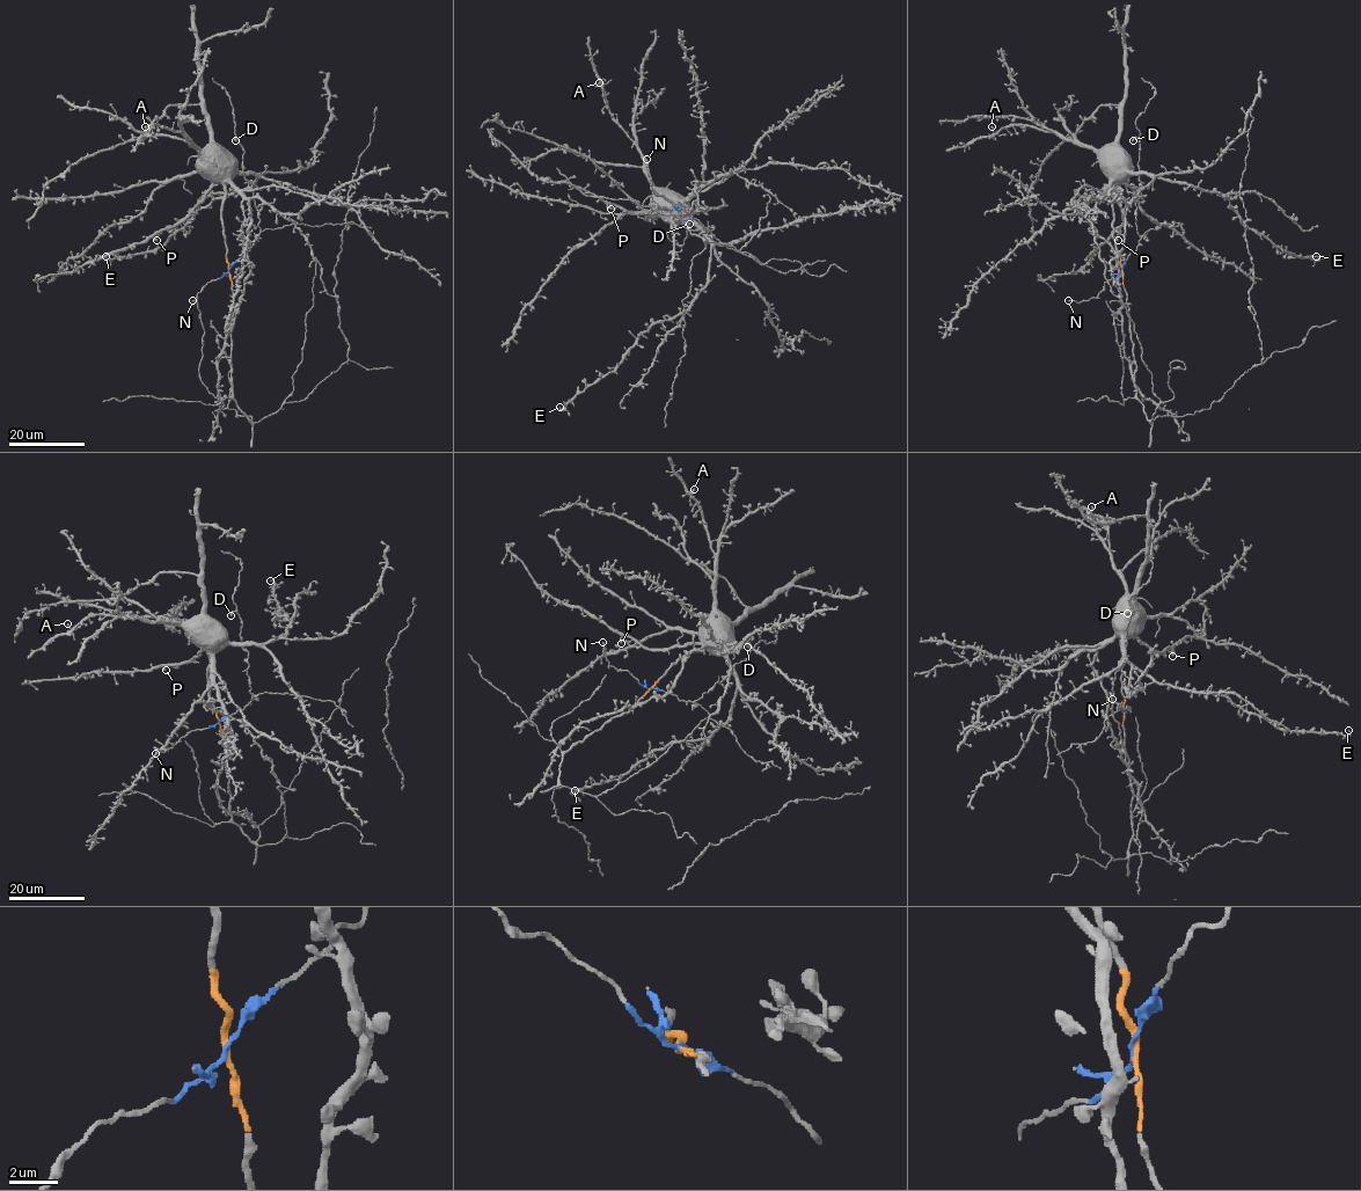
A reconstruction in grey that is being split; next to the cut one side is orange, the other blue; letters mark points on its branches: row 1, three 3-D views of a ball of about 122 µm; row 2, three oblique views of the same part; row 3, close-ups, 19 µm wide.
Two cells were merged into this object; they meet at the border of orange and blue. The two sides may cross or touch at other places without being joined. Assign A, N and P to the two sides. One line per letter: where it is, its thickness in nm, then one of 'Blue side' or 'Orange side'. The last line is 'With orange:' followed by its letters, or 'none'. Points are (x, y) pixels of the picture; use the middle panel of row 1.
A: Place: (599, 82). Thickness 300 nm. Orange side
N: Place: (646, 159). Thickness 190 nm. Blue side
P: Place: (611, 209). Thickness 360 nm. Orange side
With orange: A, P

